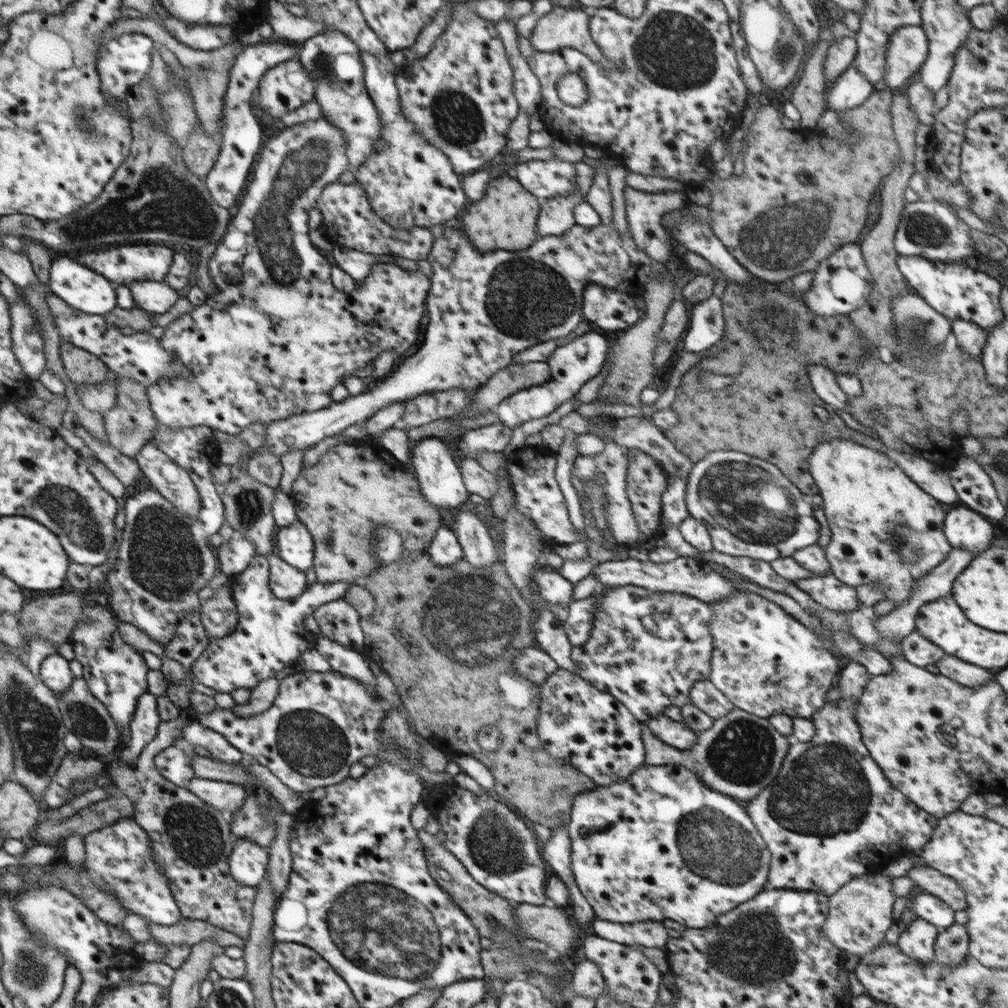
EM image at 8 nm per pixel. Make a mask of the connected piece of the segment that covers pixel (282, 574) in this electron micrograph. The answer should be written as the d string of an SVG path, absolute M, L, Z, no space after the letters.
M273 553L265 557L269 563L269 585L274 596L280 600L300 596L308 586L305 573L286 564Z

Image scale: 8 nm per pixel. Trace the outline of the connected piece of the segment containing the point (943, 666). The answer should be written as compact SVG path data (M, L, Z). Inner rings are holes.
M948 654L942 660L936 662L935 666L938 667L940 674L956 682L962 682L970 688L982 686L993 679L992 672L990 672L991 669L980 668L960 660L956 656L948 656Z

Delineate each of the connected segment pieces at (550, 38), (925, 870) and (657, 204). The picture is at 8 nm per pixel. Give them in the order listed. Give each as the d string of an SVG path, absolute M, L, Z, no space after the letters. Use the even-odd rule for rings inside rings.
M554 5L538 20L530 38L530 45L539 52L556 52L560 48L574 48L594 62L607 62L604 54L592 41L588 24L591 11L585 8L559 10Z
M912 867L905 872L915 886L937 896L952 910L965 910L967 902L963 888L954 879L930 867Z
M625 185L625 197L627 223L638 248L658 262L666 263L670 261L674 256L673 240L661 225L661 218L664 213L684 207L685 203L691 199L691 193L686 193L684 190L645 193Z

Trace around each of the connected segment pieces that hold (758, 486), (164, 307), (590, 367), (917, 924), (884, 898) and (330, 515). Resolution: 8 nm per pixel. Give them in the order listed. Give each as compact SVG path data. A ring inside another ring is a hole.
M712 451L695 462L690 474L687 476L687 482L688 488L686 488L685 502L689 516L704 523L714 551L720 552L721 554L728 554L729 556L744 556L753 560L764 560L764 562L770 563L772 560L778 558L792 557L794 552L813 546L813 544L817 544L818 542L820 526L814 518L812 504L808 497L802 494L800 489L796 488L792 484L792 481L778 467L775 467L768 461L738 451Z
M150 280L134 281L129 288L135 304L153 315L164 314L179 299L176 289L168 287L164 282Z
M591 330L579 336L576 340L564 346L559 346L549 356L546 362L553 374L553 379L550 382L519 390L512 396L505 398L498 406L490 408L490 410L498 414L499 420L511 429L520 426L523 422L528 422L528 420L548 416L561 404L574 397L588 380L600 374L602 367L609 359L608 353L606 337Z
M918 917L900 934L897 945L914 960L928 964L928 961L936 960L934 945L937 936L937 928Z
M878 870L853 878L848 884L845 884L838 892L829 896L828 916L824 926L821 928L822 937L832 941L842 954L842 959L858 955L861 958L872 952L872 949L886 941L886 930L894 924L892 915L892 905L897 896L892 892L891 877L888 874L882 874Z
M373 438L355 439L354 442L340 443L330 447L318 463L304 467L300 476L292 484L291 498L297 520L304 524L314 543L312 566L316 571L317 582L352 582L361 584L372 573L383 568L376 564L376 554L370 551L372 533L377 526L390 527L400 534L404 550L401 560L412 560L426 554L440 526L438 508L432 507L422 497L422 490L409 465L397 461L380 443Z

